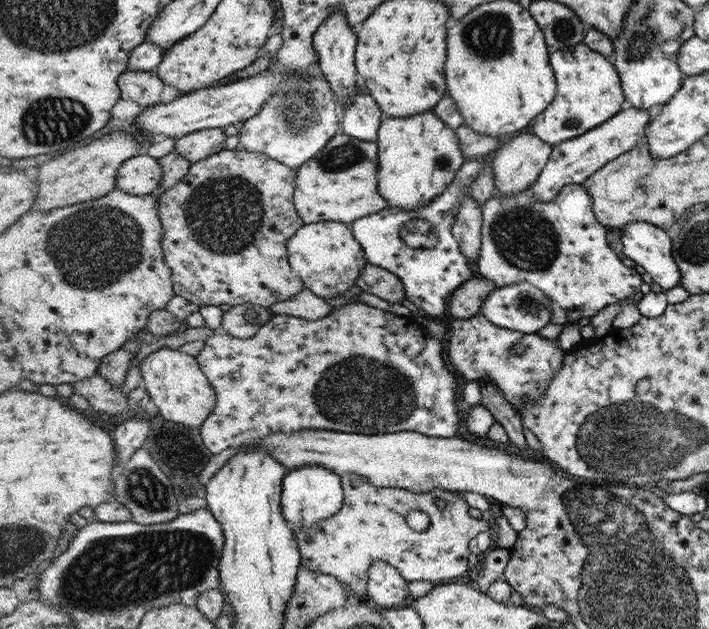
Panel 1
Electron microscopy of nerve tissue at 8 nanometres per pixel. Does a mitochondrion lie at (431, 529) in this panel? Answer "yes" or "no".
no

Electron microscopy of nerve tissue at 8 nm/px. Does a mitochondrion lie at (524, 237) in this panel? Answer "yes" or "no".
yes

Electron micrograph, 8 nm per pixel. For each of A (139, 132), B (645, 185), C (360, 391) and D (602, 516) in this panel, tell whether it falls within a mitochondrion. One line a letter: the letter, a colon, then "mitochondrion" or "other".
A: other
B: mitochondrion
C: mitochondrion
D: mitochondrion

